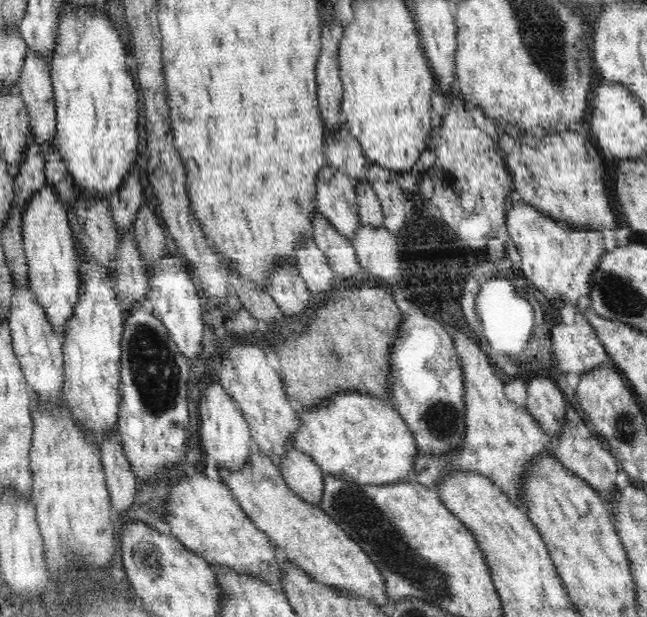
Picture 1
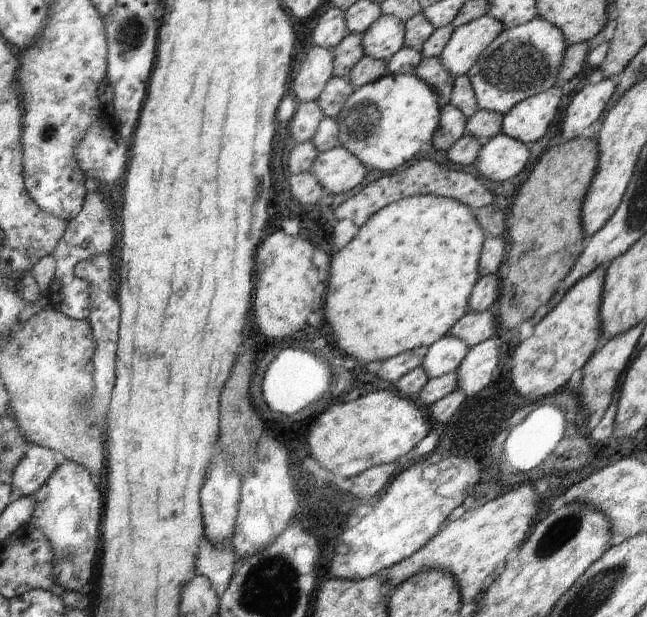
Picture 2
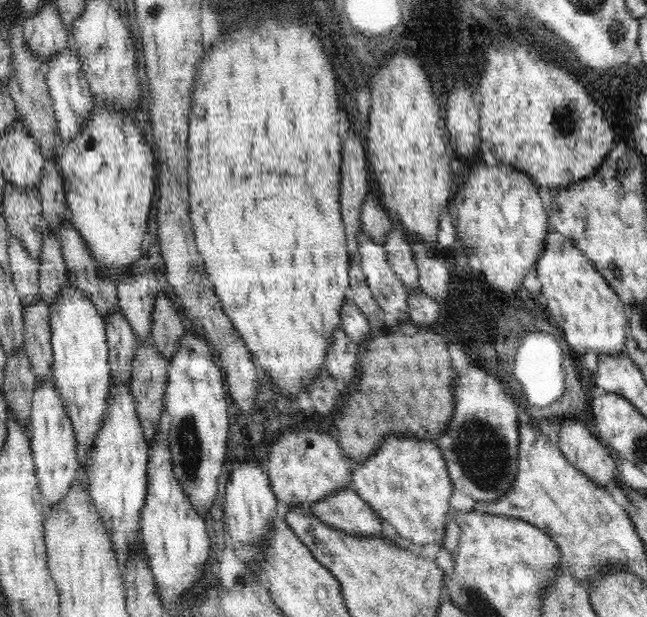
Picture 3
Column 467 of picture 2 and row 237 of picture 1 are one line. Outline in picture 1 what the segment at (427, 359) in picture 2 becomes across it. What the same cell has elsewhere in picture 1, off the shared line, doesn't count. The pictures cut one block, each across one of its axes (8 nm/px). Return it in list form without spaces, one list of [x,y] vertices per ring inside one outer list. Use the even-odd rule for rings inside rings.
[[[329,164],[321,168],[317,177],[315,196],[317,210],[349,241],[360,228],[354,182],[344,172]]]

